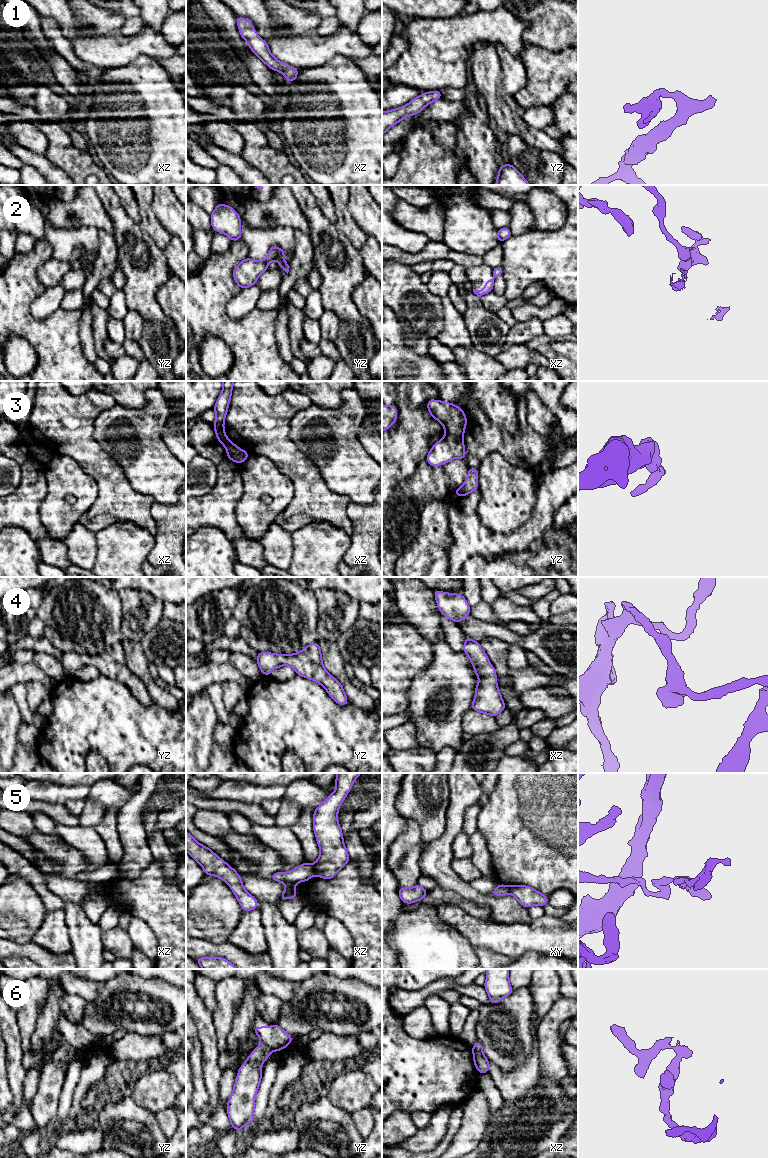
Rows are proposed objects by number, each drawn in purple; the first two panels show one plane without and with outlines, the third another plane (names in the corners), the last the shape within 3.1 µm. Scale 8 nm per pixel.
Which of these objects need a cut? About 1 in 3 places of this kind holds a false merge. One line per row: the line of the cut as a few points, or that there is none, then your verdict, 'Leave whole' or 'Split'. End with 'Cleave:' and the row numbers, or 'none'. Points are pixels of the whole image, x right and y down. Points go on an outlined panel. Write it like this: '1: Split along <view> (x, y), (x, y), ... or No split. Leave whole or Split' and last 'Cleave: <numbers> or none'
1: No split. Leave whole
2: Split along yz (279, 248), (277, 255). Split
3: Split along yz (446, 434), (461, 437). Split
4: No split. Leave whole
5: Split along xz (313, 865), (315, 873). Split
6: Split along yz (261, 1041), (271, 1050). Split
Cleave: 2, 3, 5, 6

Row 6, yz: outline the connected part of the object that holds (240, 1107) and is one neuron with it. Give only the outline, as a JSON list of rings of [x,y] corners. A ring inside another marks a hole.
[[[261,1042],[238,1070],[226,1109],[231,1127],[239,1132],[247,1123],[254,1125],[255,1096],[263,1072],[261,1063],[266,1062],[270,1053],[271,1050]]]

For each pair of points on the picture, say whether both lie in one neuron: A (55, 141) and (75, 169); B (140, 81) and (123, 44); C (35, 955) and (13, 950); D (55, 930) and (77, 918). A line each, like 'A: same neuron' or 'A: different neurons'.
A: same neuron
B: different neurons
C: same neuron
D: different neurons

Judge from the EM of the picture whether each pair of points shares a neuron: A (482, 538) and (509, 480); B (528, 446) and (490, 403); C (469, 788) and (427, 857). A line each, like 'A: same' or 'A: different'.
A: different
B: different
C: same

